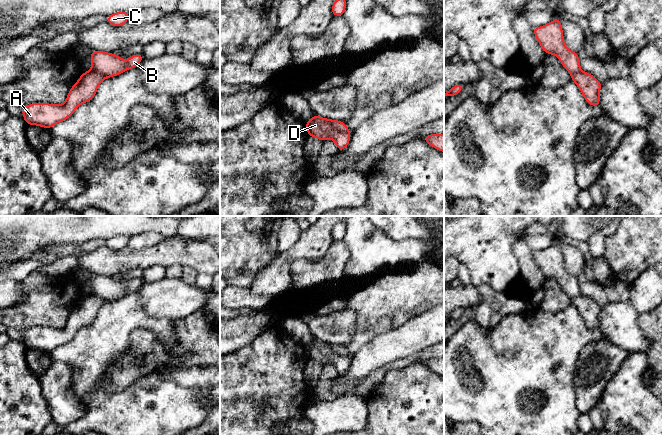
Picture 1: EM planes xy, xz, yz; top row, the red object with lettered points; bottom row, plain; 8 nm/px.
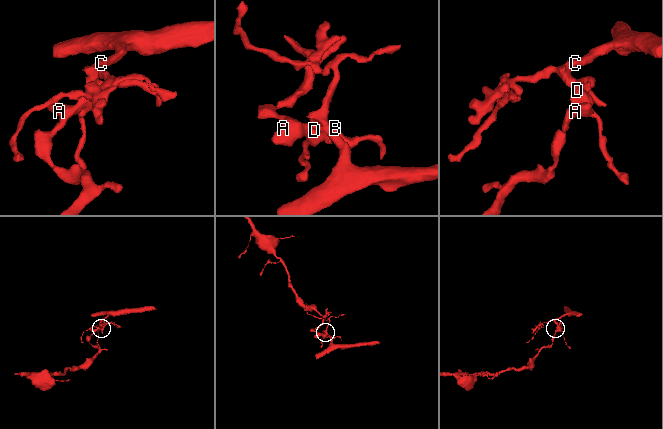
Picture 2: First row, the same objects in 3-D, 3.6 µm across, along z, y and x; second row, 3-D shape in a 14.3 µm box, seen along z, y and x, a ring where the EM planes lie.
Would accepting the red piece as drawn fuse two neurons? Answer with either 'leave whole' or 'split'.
split

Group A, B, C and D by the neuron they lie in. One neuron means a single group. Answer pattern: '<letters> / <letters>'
A D / B C

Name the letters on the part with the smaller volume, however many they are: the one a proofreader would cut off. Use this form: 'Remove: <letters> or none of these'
Remove: B, C

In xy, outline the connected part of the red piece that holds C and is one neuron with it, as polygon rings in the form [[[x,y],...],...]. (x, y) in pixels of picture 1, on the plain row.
[[[120,235],[107,240],[107,246],[114,251],[122,250],[127,247],[129,242],[129,237],[125,235]]]

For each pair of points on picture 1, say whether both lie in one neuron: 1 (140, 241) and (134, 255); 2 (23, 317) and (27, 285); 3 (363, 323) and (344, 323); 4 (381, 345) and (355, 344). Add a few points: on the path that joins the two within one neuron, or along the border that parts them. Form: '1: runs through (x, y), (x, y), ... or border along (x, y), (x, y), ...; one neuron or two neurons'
1: border along (159, 242), (145, 248), (127, 247); two neurons
2: runs through (28, 309), (28, 293); one neuron
3: border along (347, 308), (356, 313), (356, 330), (345, 344); two neurons
4: border along (384, 332), (373, 336), (352, 355); two neurons

